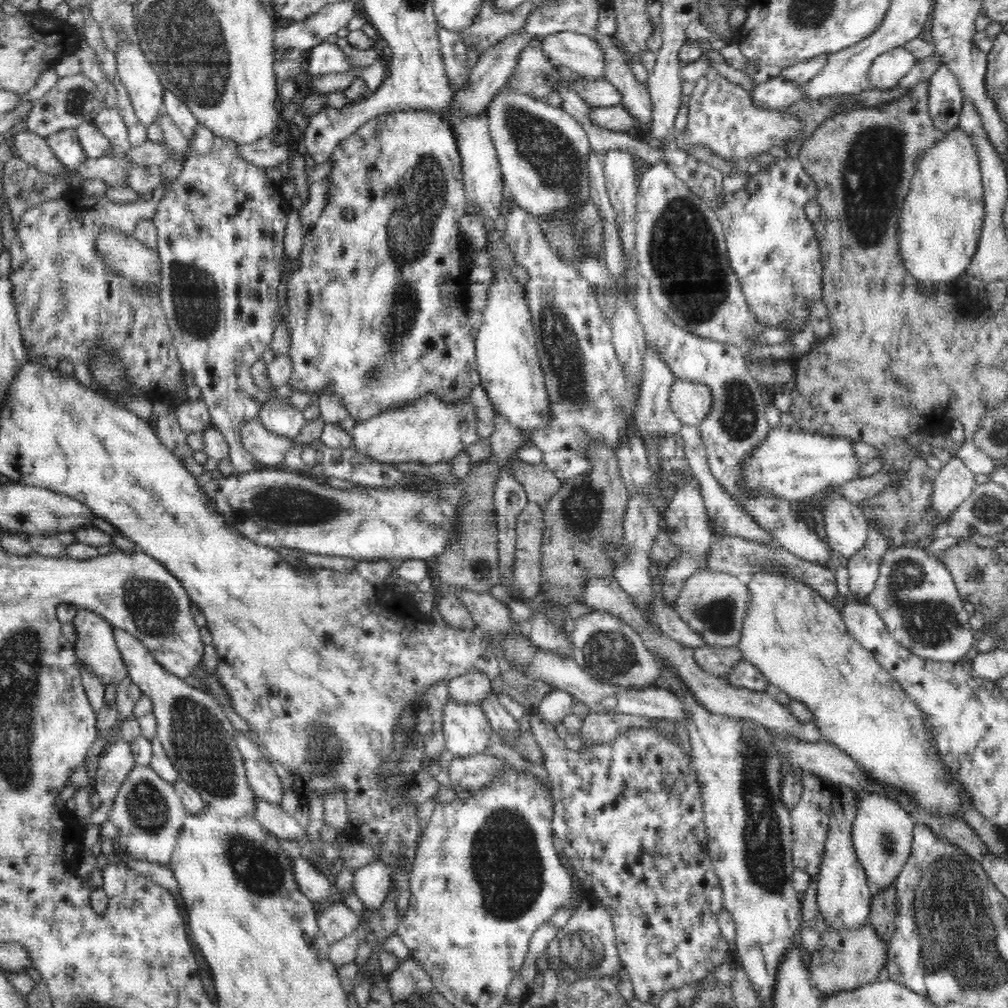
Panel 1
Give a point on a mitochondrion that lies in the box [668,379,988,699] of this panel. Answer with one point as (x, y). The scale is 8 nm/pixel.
(928, 620)

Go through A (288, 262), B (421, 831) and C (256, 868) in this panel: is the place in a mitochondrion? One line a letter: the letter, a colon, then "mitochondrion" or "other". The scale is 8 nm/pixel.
A: other
B: other
C: mitochondrion

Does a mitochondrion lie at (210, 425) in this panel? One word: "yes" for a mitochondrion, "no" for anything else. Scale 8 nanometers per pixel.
no

